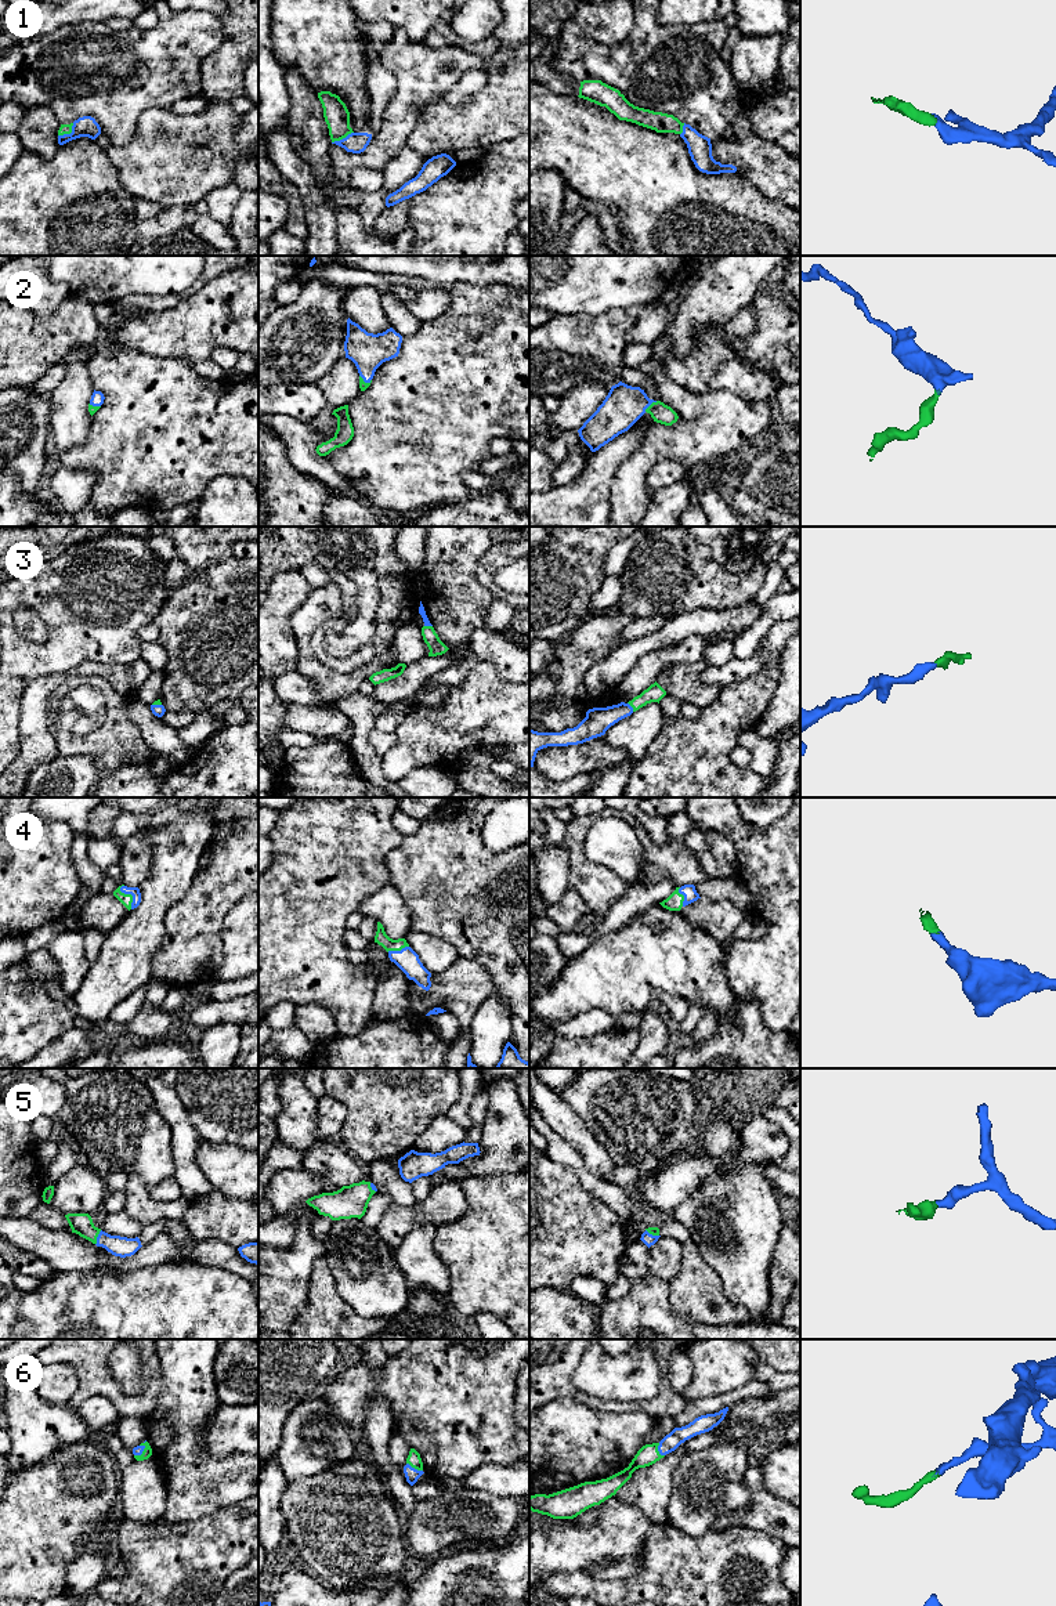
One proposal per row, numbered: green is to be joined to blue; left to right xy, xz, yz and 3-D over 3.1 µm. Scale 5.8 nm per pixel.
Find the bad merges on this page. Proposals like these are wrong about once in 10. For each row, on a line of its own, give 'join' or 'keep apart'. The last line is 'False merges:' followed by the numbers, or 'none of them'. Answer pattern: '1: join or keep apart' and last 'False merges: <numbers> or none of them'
1: join
2: join
3: join
4: join
5: join
6: join
False merges: none of them

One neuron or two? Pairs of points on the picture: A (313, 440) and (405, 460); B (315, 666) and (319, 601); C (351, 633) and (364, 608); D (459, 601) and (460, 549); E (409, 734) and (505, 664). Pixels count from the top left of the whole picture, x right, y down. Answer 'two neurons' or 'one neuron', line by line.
A: two neurons
B: one neuron
C: one neuron
D: one neuron
E: two neurons

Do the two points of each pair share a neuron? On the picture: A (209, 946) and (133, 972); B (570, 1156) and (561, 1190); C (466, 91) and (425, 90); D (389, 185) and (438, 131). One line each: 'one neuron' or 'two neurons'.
A: two neurons
B: two neurons
C: two neurons
D: two neurons

